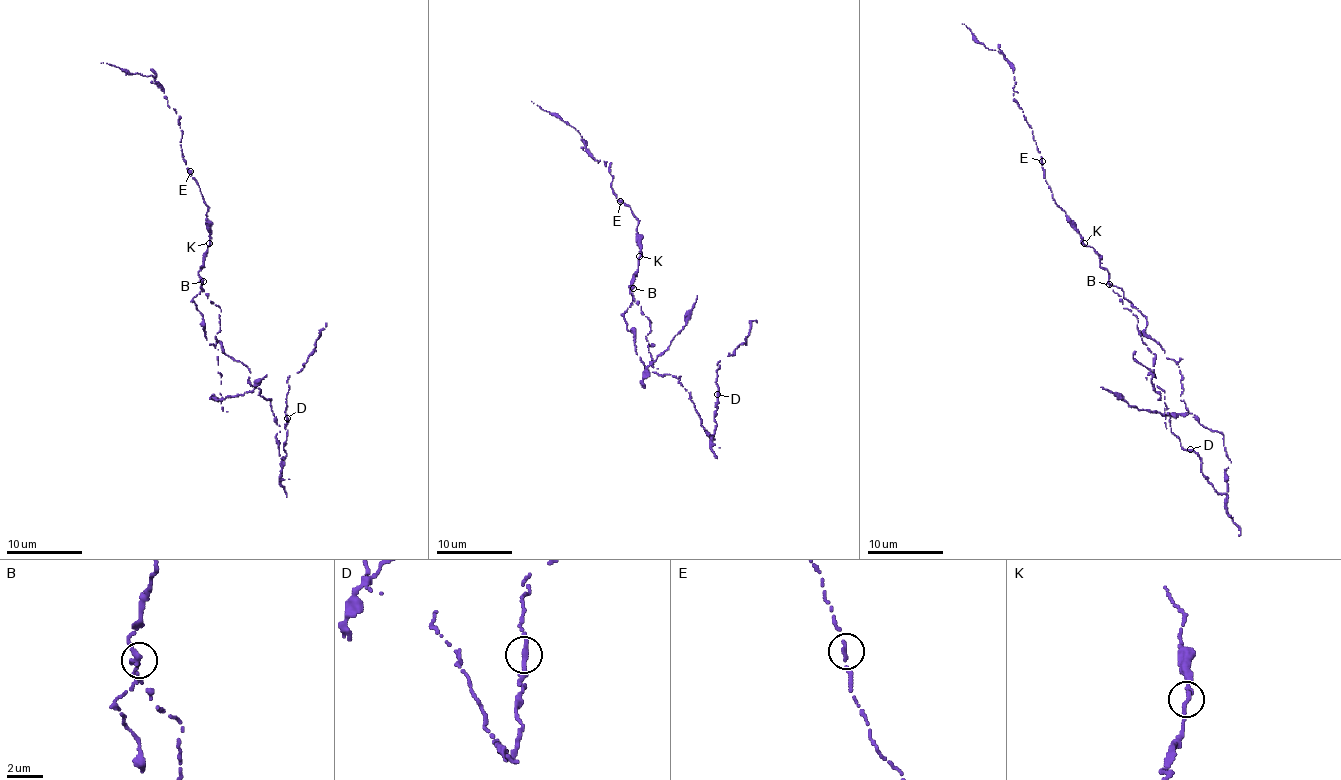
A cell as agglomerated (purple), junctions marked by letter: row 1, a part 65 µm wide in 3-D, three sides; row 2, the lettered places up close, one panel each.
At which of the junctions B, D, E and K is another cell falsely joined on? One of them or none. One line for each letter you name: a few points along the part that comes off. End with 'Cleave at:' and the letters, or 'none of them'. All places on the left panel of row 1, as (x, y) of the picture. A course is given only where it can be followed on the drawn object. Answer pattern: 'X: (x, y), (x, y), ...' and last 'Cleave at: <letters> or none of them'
B: (203, 282), (203, 291), (220, 309), (214, 335), (222, 351), (220, 394), (224, 399), (251, 392), (266, 375)
Cleave at: B

